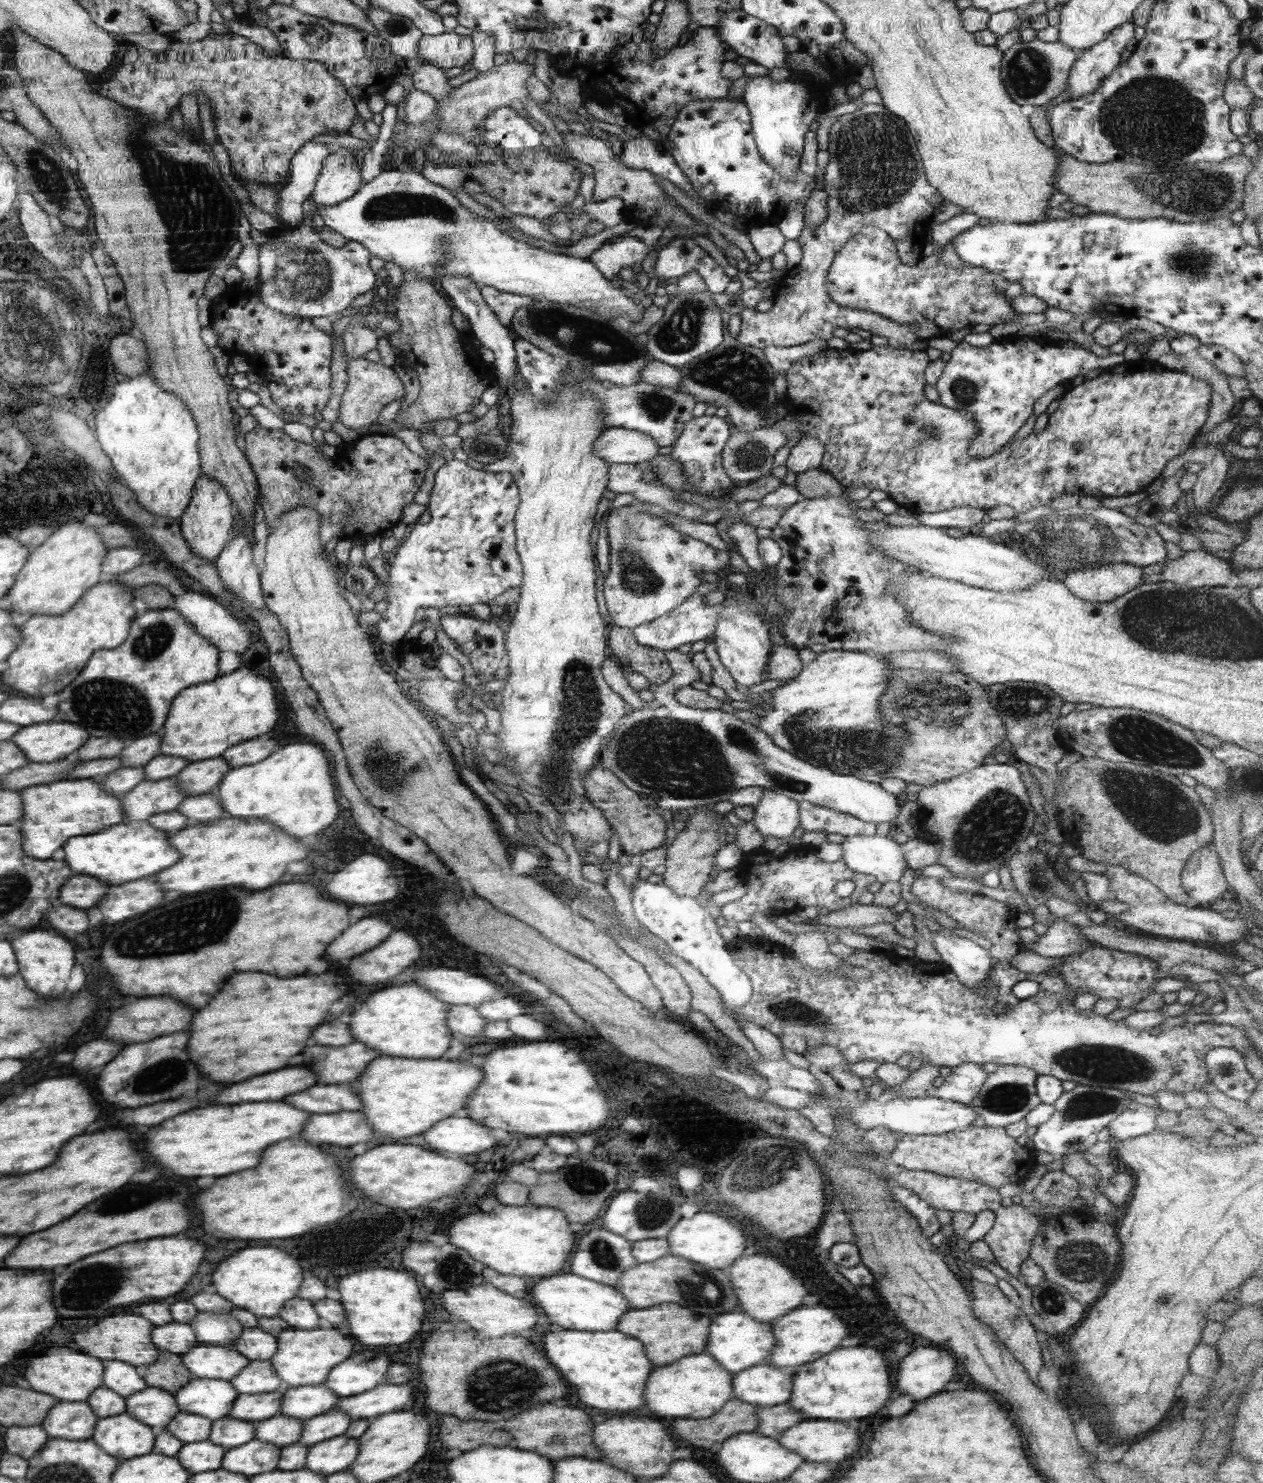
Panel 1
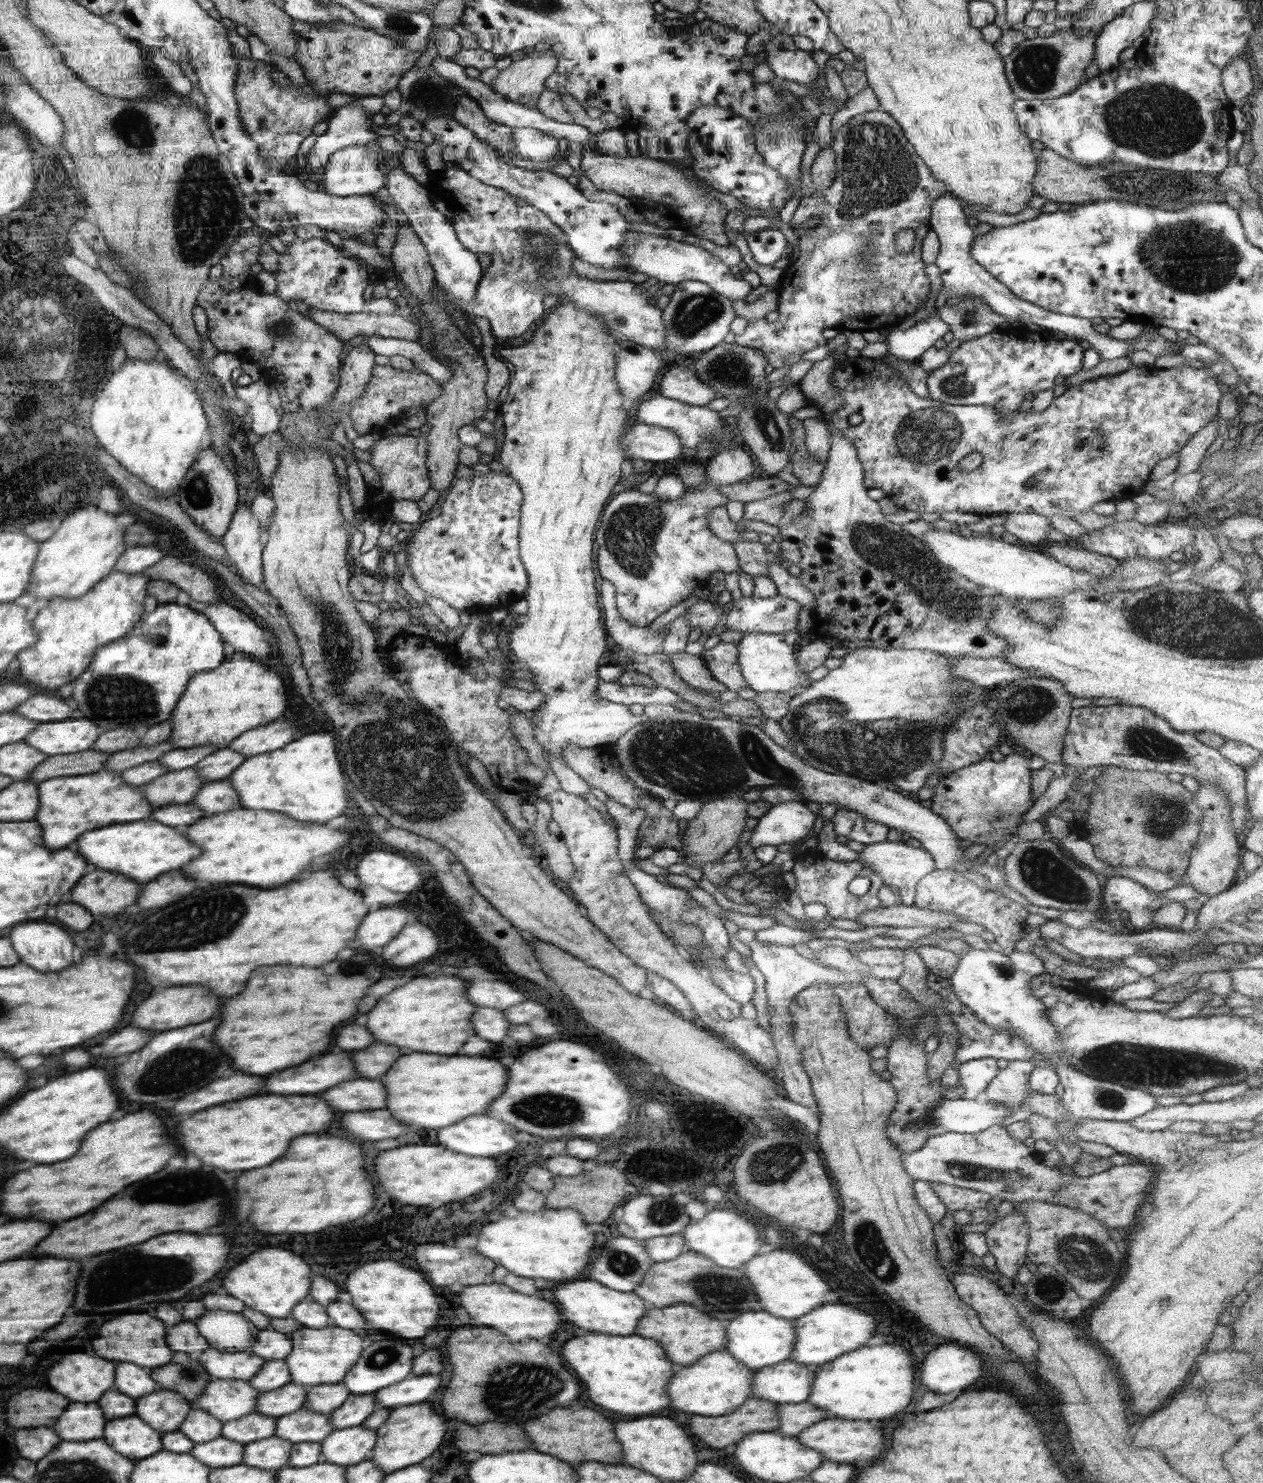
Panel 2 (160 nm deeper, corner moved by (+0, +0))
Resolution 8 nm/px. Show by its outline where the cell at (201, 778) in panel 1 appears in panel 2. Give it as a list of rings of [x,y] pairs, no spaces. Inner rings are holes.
[[[229,746],[216,749],[208,757],[195,765],[198,774],[203,778],[203,784],[210,781],[228,779],[233,772],[244,762],[245,756],[232,750]]]

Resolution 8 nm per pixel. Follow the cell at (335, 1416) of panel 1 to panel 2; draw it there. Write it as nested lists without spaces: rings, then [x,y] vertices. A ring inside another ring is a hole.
[[[352,1393],[344,1404],[331,1412],[330,1420],[336,1430],[343,1428],[352,1428],[362,1425],[377,1407],[375,1393],[372,1394],[354,1394]]]

